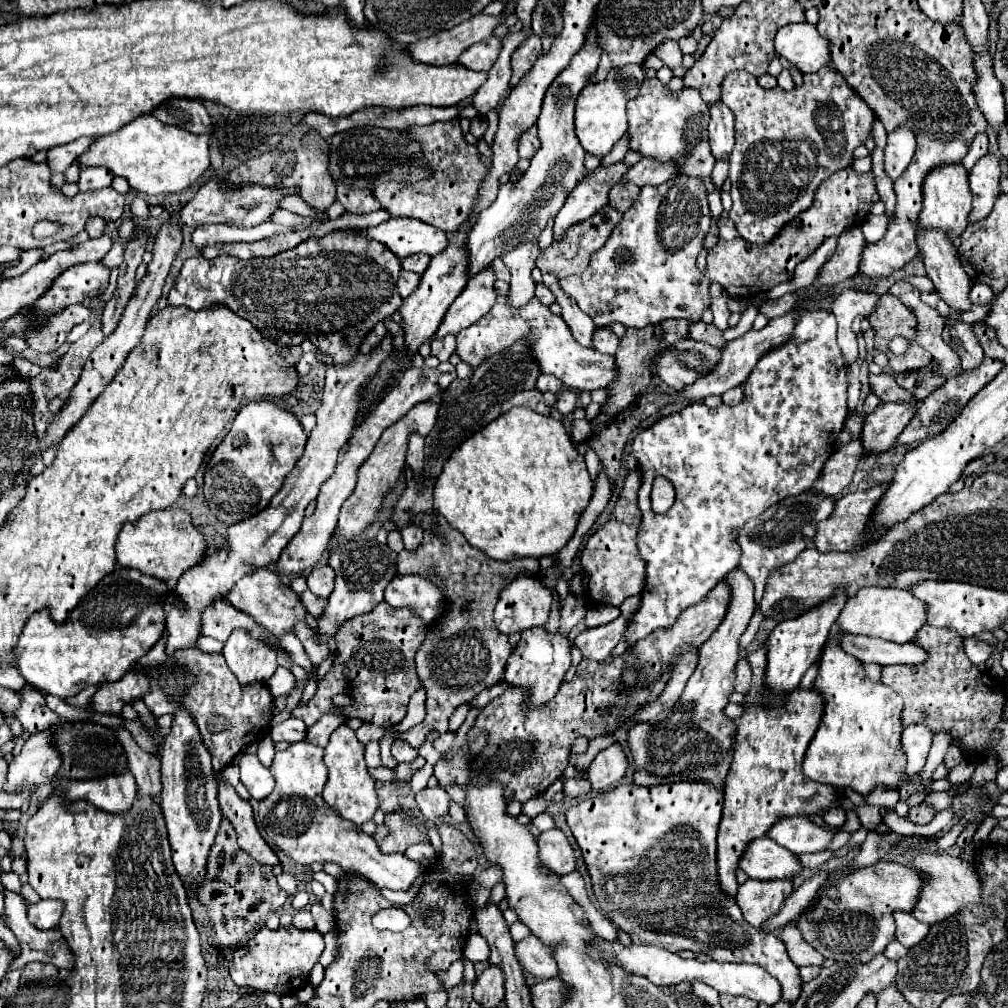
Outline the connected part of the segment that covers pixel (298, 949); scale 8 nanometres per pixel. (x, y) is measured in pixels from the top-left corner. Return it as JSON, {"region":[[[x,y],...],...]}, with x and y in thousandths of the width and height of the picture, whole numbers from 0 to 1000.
{"region":[[[287,918],[271,924],[267,920],[259,920],[253,926],[253,930],[239,936],[231,943],[227,953],[227,967],[235,977],[269,983],[279,989],[285,985],[293,985],[293,981],[297,981],[305,973],[307,963],[314,955],[318,943],[320,943],[320,928],[314,922],[299,924]]]}

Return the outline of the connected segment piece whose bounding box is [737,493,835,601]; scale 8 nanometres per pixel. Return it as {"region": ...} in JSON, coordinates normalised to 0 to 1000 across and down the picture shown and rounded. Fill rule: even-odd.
{"region":[[[797,489],[791,493],[777,495],[775,499],[763,503],[757,511],[751,515],[743,515],[739,523],[733,527],[733,543],[735,543],[735,555],[733,564],[737,564],[749,578],[749,596],[755,596],[759,578],[763,568],[775,564],[777,561],[785,559],[797,545],[805,543],[805,535],[809,531],[809,523],[813,517],[818,517],[826,507],[828,495],[826,493],[814,493],[807,489]],[[751,531],[753,535],[747,535]]]}

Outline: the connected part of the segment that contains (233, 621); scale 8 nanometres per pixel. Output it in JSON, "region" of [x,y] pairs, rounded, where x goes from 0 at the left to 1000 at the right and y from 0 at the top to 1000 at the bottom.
{"region":[[[223,594],[211,596],[199,610],[199,630],[205,630],[205,632],[217,634],[217,636],[225,636],[229,626],[235,622],[245,624],[249,628],[249,632],[253,632],[253,634],[275,638],[273,630],[267,630],[265,626],[261,626],[261,622],[257,622],[251,614],[247,614],[247,610],[235,606]]]}

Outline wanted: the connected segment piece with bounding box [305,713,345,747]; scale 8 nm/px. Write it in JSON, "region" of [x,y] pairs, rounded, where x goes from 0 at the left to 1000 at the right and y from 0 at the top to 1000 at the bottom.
{"region":[[[320,709],[313,719],[305,721],[305,735],[311,737],[311,739],[316,739],[316,741],[322,741],[326,737],[326,729],[334,723],[334,719],[338,719],[342,713],[340,709]]]}

